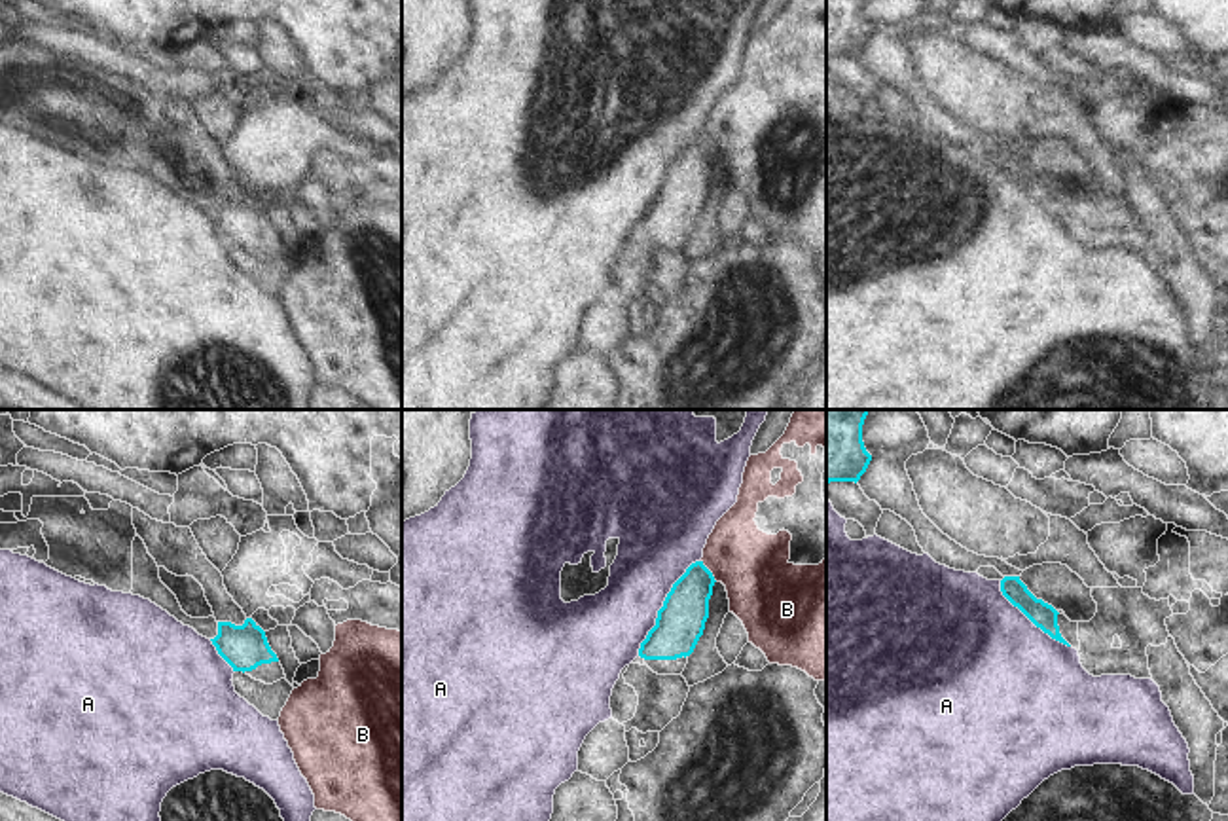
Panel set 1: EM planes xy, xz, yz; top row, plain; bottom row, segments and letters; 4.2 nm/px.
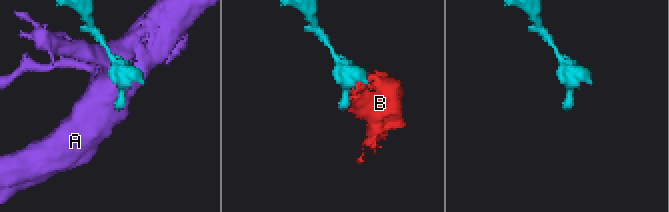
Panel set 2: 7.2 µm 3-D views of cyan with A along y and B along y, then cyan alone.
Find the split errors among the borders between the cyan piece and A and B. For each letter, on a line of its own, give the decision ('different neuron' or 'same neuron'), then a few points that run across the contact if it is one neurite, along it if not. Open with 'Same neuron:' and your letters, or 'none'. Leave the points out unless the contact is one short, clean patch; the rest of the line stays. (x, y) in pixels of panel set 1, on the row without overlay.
Same neuron: none
A: different neuron
B: different neuron; line xz (702, 135), (717, 156)

